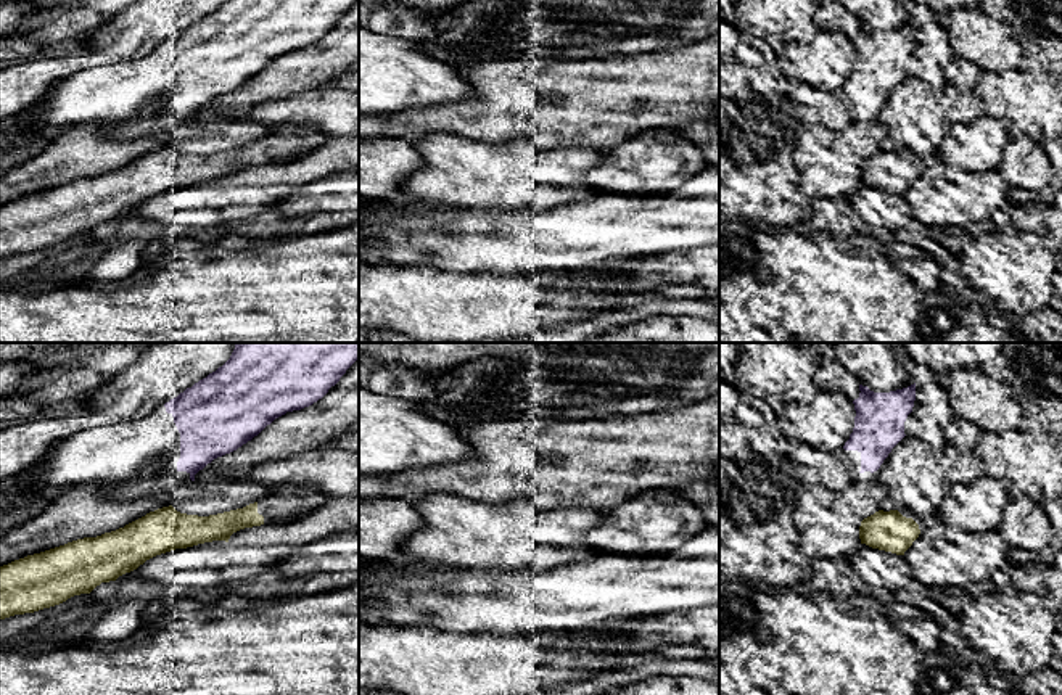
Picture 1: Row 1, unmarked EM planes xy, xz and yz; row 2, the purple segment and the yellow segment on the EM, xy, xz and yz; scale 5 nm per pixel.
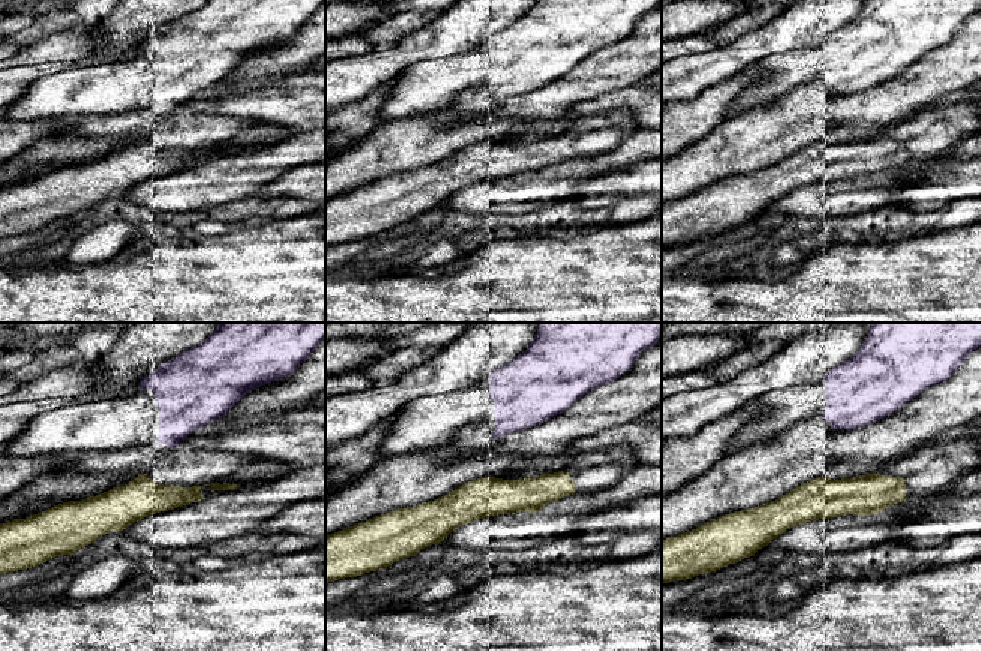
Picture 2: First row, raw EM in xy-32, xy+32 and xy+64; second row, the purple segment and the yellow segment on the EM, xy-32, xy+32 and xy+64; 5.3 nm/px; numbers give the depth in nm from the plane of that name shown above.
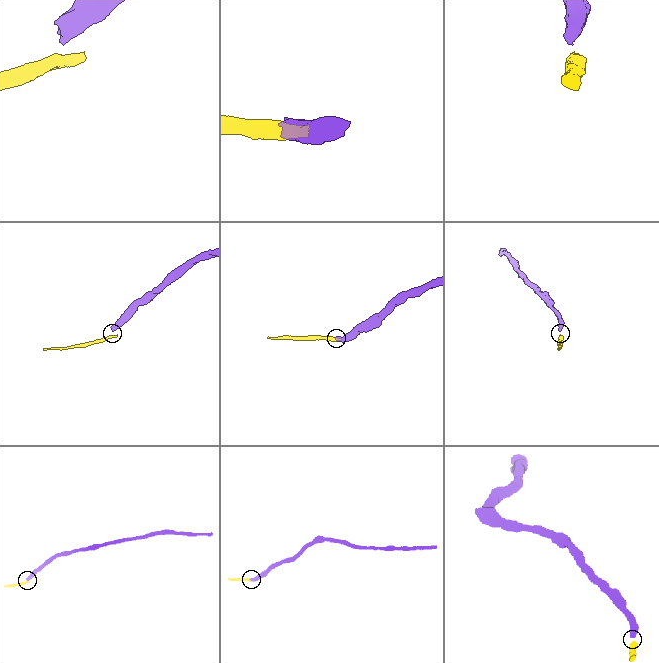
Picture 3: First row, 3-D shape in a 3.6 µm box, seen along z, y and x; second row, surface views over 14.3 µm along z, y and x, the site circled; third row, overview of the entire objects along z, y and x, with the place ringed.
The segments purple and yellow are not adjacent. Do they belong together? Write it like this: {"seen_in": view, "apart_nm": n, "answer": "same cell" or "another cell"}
{"seen_in": "xy", "apart_nm": 160, "answer": "another cell"}

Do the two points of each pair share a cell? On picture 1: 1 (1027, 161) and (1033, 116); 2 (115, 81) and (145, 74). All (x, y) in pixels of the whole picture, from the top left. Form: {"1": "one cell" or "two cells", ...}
{"1": "two cells", "2": "one cell"}

